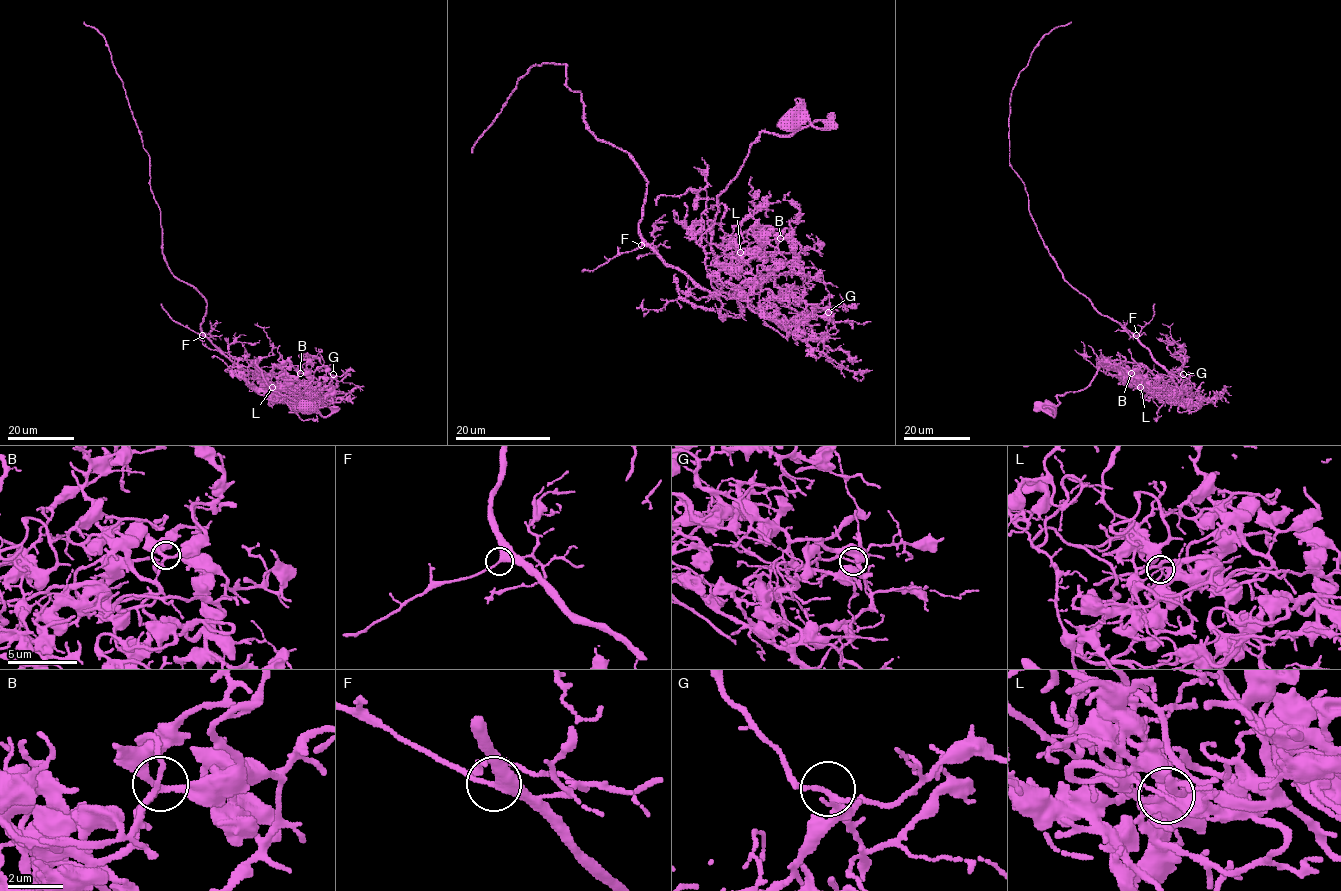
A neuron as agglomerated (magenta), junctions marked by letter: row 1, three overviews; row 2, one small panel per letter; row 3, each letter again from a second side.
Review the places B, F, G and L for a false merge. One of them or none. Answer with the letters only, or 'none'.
L

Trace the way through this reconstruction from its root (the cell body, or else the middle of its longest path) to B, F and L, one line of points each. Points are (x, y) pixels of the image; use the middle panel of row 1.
B: (791, 119), (798, 126), (789, 135), (760, 134), (718, 195), (711, 251), (759, 252), (780, 238)
F: (791, 119), (798, 126), (789, 135), (760, 134), (717, 198), (717, 292), (641, 245)
L: (791, 119), (798, 126), (789, 135), (760, 134), (740, 172), (717, 198), (713, 255), (723, 262), (740, 251)

